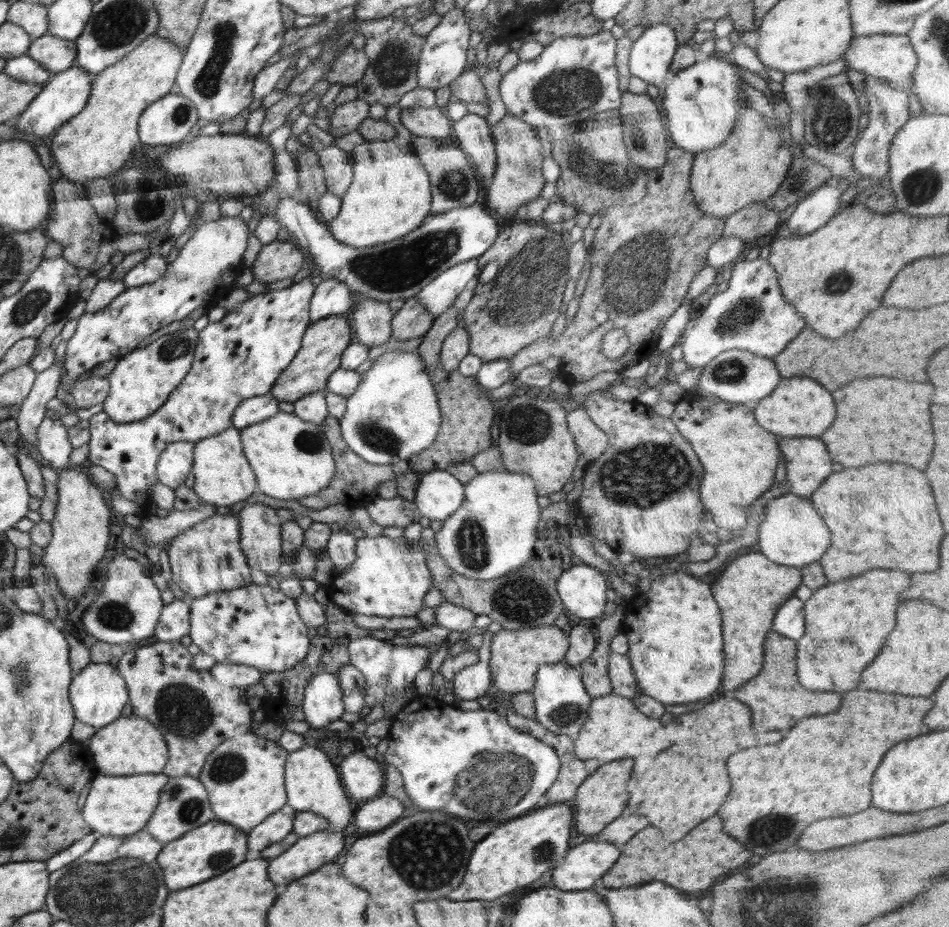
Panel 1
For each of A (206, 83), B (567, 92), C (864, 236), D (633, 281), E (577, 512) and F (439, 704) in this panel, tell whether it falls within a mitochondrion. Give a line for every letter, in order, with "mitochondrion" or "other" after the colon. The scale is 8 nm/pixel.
A: mitochondrion
B: mitochondrion
C: other
D: mitochondrion
E: other
F: other

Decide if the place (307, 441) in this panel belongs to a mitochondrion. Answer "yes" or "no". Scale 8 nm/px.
yes

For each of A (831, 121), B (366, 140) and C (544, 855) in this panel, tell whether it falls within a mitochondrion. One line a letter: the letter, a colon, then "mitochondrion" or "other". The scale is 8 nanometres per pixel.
A: mitochondrion
B: other
C: mitochondrion

